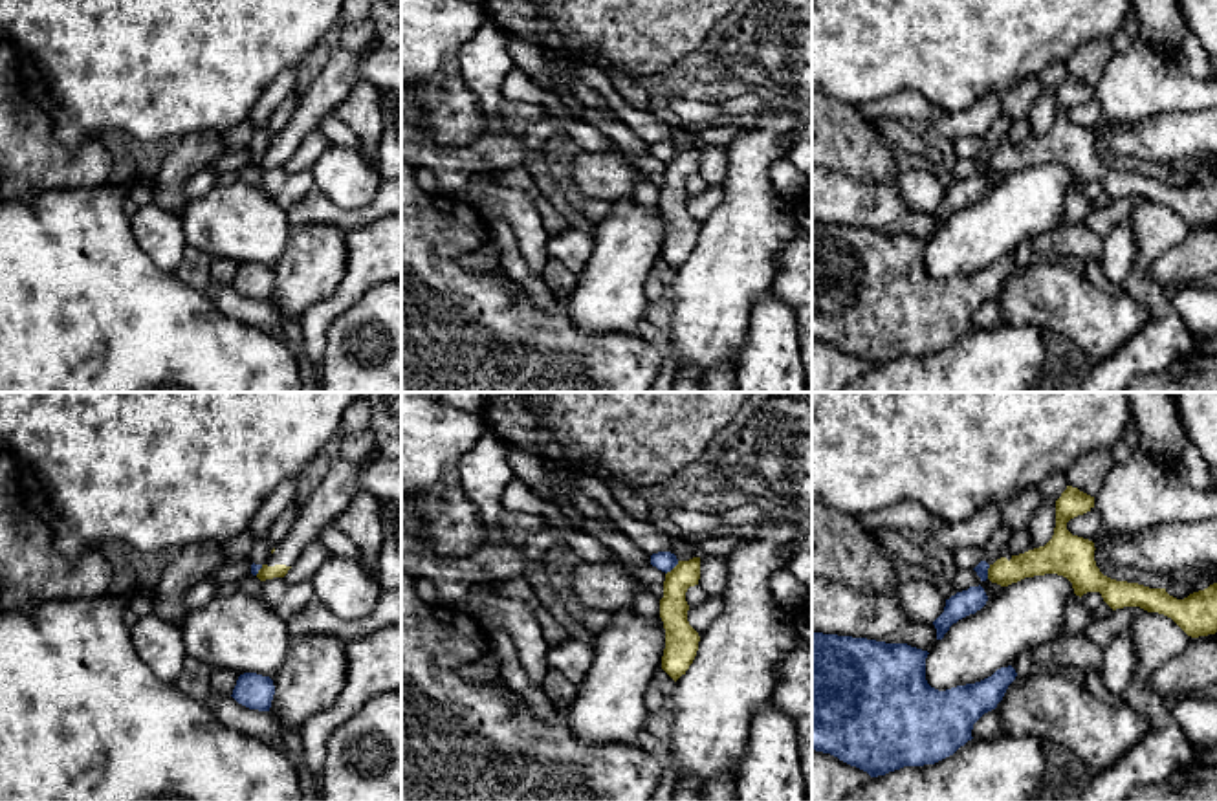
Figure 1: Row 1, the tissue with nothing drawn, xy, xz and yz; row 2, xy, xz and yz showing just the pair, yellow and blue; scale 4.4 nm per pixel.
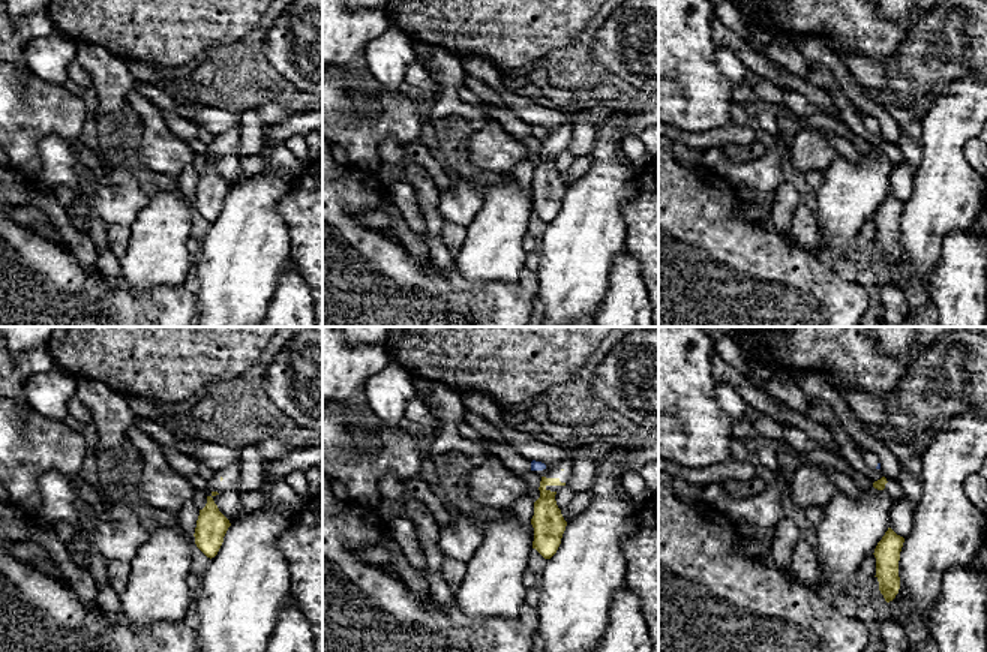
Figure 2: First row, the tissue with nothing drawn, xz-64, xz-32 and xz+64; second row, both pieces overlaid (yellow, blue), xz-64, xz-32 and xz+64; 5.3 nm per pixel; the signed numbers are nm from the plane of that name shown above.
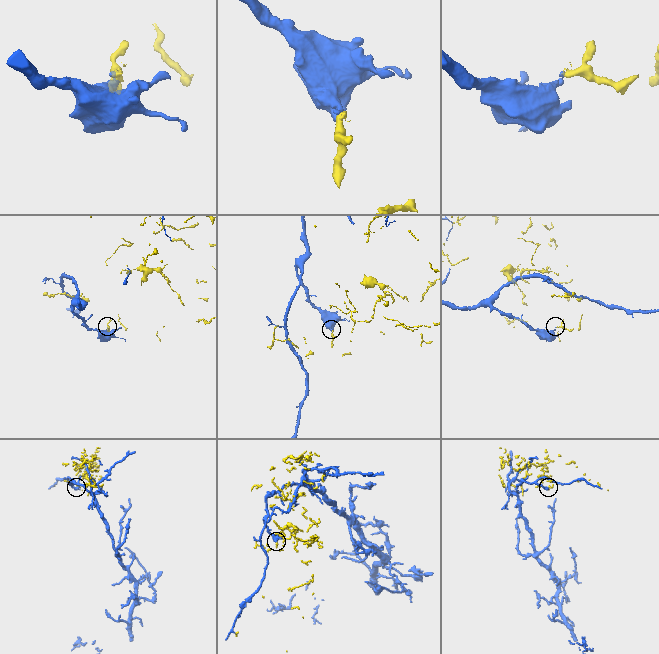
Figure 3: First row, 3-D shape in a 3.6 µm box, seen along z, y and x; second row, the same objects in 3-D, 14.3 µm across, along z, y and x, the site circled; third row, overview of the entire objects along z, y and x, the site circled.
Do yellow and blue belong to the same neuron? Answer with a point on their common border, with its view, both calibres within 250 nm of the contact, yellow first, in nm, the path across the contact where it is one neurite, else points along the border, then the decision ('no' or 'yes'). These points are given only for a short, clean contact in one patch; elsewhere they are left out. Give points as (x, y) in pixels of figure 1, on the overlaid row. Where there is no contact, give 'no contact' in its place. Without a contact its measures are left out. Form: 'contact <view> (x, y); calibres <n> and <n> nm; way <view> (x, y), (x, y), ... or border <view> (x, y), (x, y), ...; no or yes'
contact xz (673, 569); calibres 130 and 90 nm; border xz (679, 561), (666, 574); no

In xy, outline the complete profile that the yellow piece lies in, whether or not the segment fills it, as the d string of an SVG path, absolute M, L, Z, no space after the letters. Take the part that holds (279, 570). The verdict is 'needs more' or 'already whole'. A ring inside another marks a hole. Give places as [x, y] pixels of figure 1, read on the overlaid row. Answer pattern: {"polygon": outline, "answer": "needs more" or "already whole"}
{"polygon": "M337 453L317 489L302 502L288 535L275 544L258 570L260 581L284 577L308 543L332 526L352 497L368 491L381 502L401 504L401 456L374 458L363 467L345 462Z", "answer": "needs more"}

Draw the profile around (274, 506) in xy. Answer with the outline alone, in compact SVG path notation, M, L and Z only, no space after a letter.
M297 478L284 480L255 513L249 532L255 539L264 537L284 508L293 502Z

